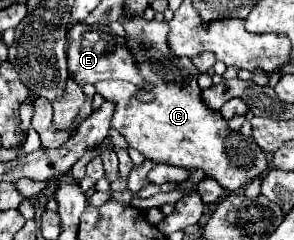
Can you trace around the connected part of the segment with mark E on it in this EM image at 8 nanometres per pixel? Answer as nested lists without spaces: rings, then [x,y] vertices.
[[[70,22],[68,26],[68,74],[78,86],[96,84],[100,80],[126,80],[136,86],[150,86],[138,78],[138,66],[134,66],[134,58],[126,52],[126,42],[122,36],[96,28],[86,22]]]

